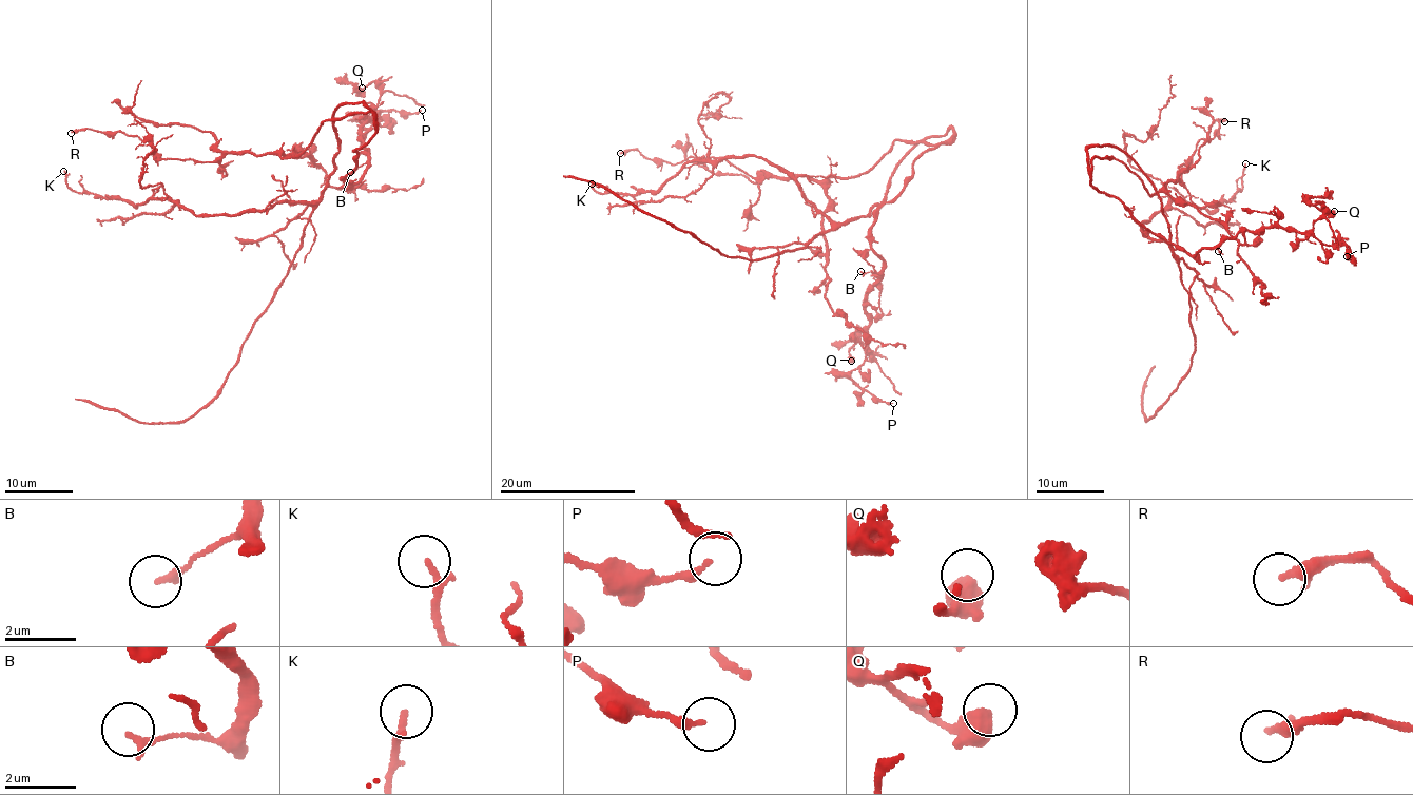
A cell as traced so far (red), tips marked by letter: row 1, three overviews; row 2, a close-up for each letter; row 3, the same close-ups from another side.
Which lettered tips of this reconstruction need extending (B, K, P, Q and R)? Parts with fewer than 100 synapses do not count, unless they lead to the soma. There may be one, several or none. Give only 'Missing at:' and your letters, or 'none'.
Missing at: none

